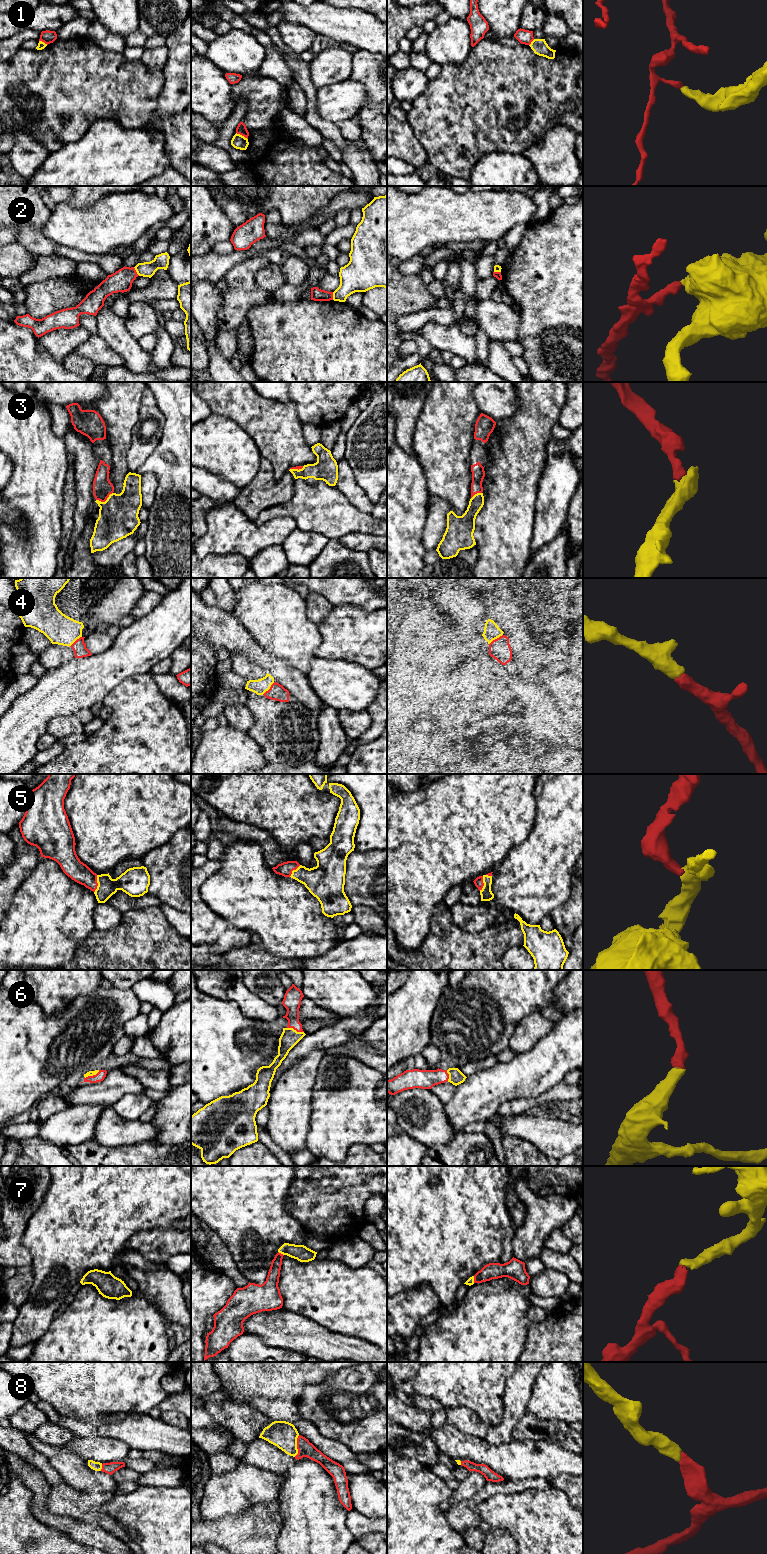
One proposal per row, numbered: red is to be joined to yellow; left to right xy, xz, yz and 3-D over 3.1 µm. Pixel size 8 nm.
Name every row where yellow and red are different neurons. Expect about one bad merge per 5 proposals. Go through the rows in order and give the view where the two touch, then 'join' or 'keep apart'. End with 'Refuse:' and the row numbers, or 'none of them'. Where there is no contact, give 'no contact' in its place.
1: xz | keep apart
2: xy | keep apart
3: xy | join
4: xz | join
5: xy | join
6: xz | join
7: yz | join
8: xz | join
Refuse: 1, 2

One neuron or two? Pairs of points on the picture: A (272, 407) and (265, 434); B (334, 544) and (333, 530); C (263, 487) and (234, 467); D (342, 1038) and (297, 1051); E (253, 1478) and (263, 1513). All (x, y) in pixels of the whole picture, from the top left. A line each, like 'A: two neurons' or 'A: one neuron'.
A: one neuron
B: two neurons
C: two neurons
D: one neuron
E: two neurons

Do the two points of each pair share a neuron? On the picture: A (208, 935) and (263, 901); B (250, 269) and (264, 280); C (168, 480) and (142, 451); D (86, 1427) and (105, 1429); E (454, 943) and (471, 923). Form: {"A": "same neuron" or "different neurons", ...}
{"A": "different neurons", "B": "different neurons", "C": "different neurons", "D": "same neuron", "E": "different neurons"}

